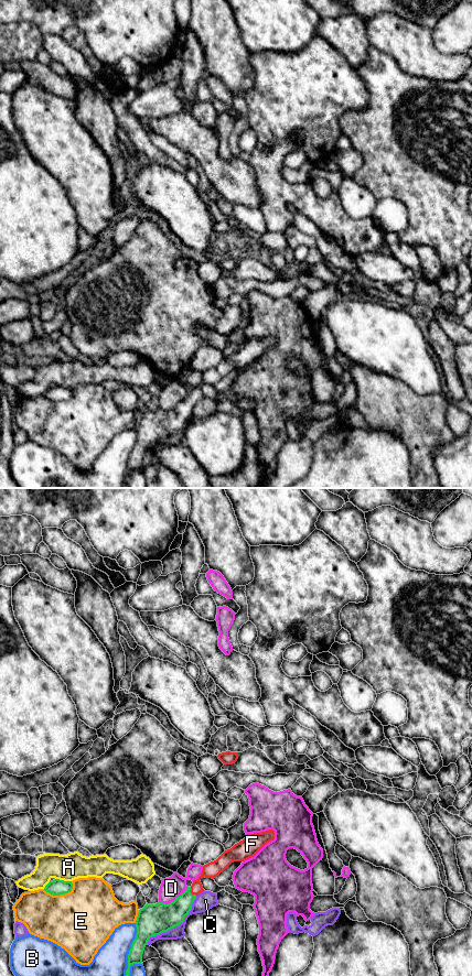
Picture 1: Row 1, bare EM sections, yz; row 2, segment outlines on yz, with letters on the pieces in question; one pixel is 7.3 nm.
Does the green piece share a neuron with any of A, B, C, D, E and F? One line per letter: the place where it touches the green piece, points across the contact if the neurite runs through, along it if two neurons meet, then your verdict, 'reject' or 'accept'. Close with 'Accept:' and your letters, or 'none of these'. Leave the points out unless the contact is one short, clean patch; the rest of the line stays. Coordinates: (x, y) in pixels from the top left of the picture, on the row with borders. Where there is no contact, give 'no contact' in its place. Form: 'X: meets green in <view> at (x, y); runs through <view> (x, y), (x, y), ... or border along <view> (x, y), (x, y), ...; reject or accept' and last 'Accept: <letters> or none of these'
A: meets green in yz at (63, 880); reject
B: meets green in yz at (130, 950); reject
C: meets green in yz at (175, 925); reject
D: meets green in yz at (174, 900); reject
E: meets green in yz at (60, 893); reject
F: meets green in yz at (190, 892); runs through yz (165, 917), (190, 892), (197, 880), (212, 869); accept
Accept: F

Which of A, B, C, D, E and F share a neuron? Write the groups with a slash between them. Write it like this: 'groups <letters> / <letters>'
groups A / B / C / D / E / F

